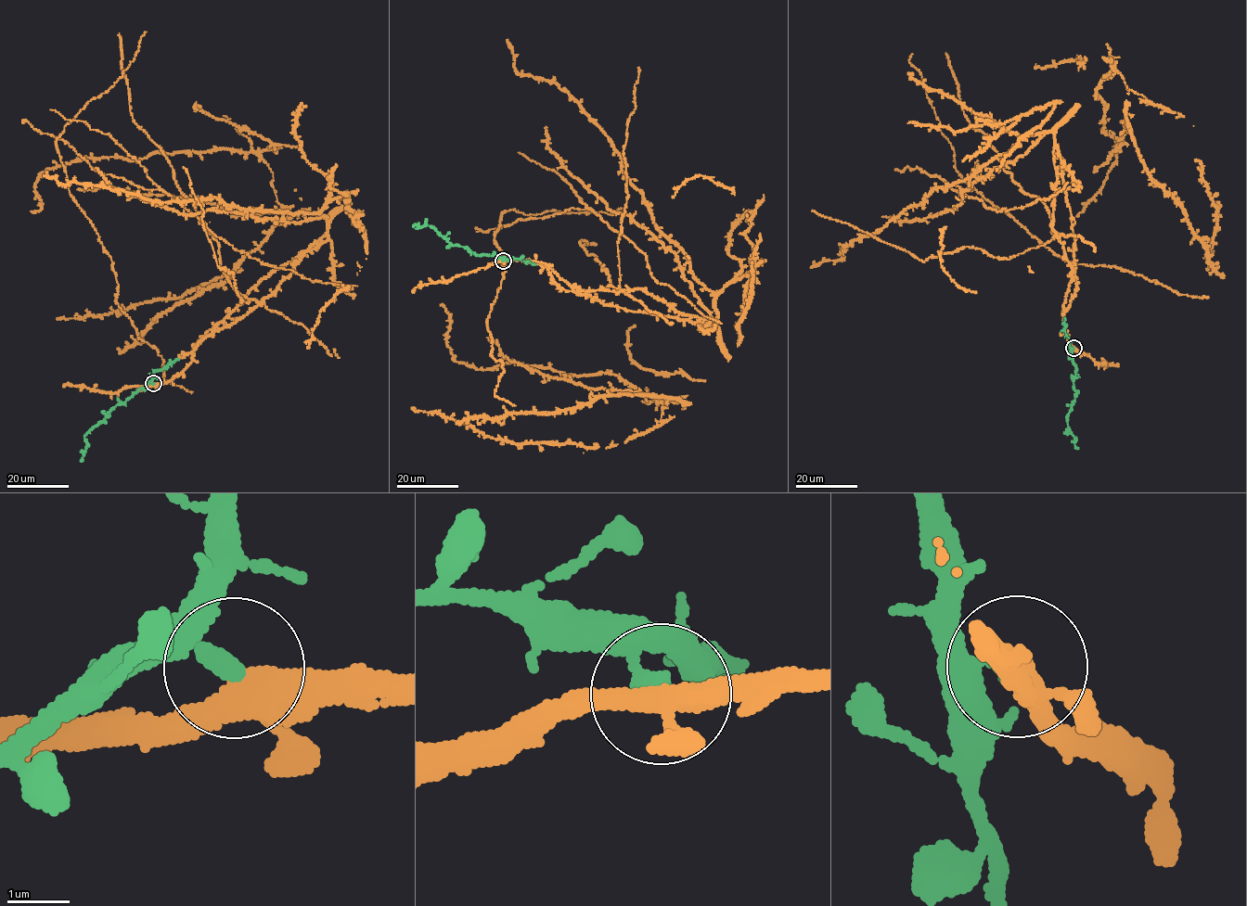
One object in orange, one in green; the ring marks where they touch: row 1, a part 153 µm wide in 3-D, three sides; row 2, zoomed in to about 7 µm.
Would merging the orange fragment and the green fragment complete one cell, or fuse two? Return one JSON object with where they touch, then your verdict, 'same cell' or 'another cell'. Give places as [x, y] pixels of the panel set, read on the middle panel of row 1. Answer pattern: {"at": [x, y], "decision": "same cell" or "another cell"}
{"at": [503, 261], "decision": "same cell"}

